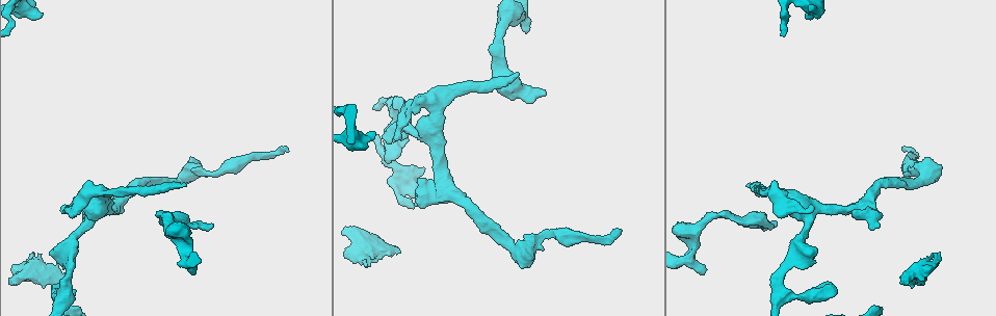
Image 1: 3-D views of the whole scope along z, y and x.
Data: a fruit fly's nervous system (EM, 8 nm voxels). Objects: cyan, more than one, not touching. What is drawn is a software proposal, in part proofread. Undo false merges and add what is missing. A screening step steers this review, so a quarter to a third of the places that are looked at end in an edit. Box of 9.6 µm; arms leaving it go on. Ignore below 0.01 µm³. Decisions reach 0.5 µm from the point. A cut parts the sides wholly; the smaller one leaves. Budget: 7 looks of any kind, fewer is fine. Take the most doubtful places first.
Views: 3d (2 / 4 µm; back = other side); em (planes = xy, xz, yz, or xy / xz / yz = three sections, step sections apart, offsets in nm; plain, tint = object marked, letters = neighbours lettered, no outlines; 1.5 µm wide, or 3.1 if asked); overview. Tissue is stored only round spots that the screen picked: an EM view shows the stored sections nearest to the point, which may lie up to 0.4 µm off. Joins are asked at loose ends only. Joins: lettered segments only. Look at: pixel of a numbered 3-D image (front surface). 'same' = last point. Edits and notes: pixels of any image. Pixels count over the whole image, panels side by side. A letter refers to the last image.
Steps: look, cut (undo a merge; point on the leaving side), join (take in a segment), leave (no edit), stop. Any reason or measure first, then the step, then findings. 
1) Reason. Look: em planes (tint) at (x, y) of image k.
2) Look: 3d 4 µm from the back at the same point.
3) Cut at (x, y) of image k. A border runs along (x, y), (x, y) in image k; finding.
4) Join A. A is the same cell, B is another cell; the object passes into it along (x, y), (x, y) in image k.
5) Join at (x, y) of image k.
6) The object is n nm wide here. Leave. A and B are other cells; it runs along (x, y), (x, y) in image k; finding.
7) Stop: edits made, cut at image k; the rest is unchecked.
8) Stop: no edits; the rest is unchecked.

Look: em planes (letters) at (287, 150) of image 1.

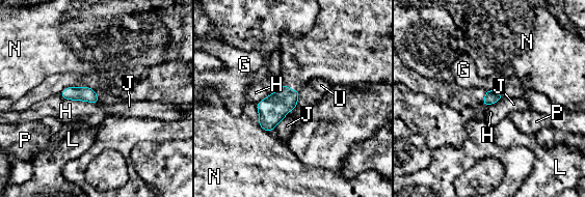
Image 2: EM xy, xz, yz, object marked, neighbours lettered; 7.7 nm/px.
Leave. G, H, J, L, N, P and U are other cells; a border runs along (59, 94), (97, 104) in image 2; no lettered segment goes on from it.

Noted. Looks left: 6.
An open end. Look: em planes (letters) at (372, 132) of image 1.

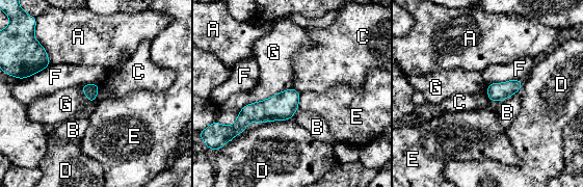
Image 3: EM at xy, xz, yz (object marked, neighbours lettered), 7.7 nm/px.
Leave. A, B, C, D, E, F and G are other cells; none of them fits.

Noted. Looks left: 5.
Free end. Look: 3d 4 µm at (813, 249) of image 1.

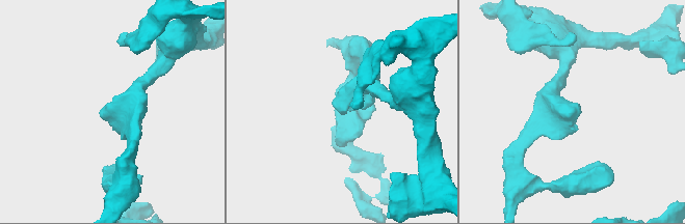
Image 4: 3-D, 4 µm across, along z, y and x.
Shape alone is not enough. Look: em planes (letters) at (105, 106) of image 4.

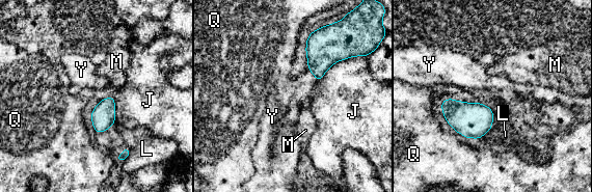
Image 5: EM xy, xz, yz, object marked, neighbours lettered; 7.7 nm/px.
Leave. J, L, M, Q and Y are other cells; a border runs along (450, 98), (442, 101) in image 5; no lettered segment goes on from it.

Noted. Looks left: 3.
Stop: no edits; the rest is unchecked.

